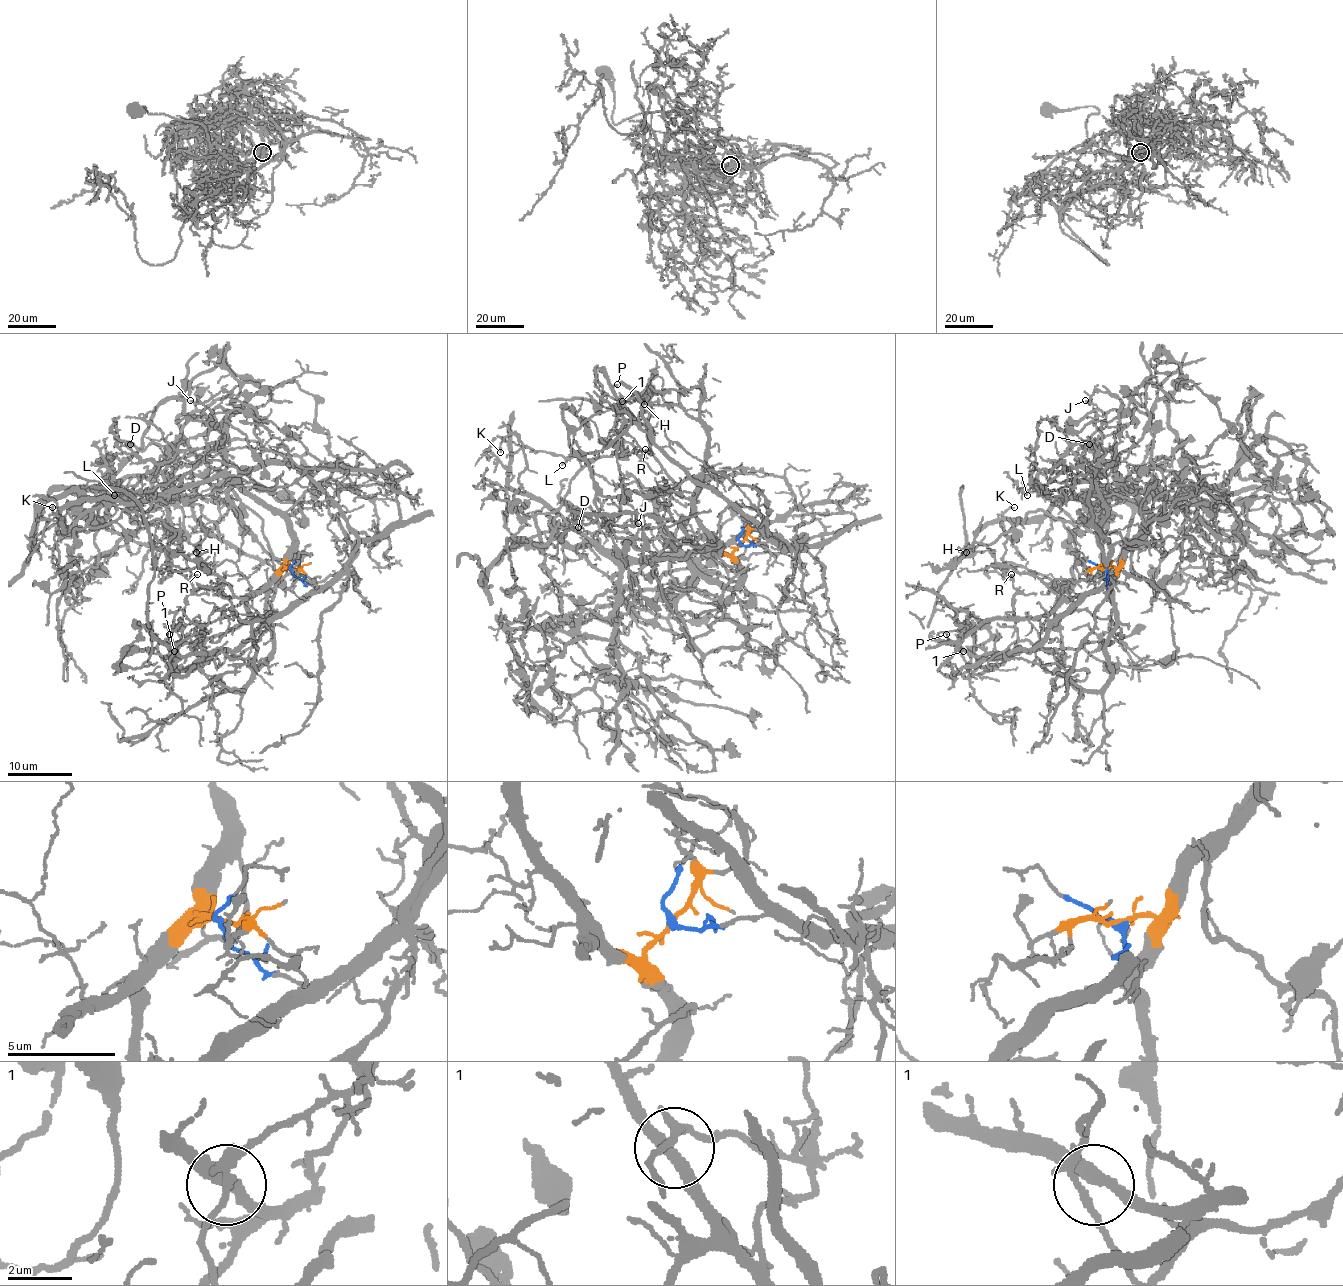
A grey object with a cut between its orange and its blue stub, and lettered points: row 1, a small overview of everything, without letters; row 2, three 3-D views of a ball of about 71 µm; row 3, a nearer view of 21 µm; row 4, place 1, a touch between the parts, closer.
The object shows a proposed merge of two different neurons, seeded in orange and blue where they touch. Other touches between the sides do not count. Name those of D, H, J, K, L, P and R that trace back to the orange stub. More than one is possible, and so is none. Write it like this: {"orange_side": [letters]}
{"orange_side": ["D", "H", "J", "K", "L"]}

